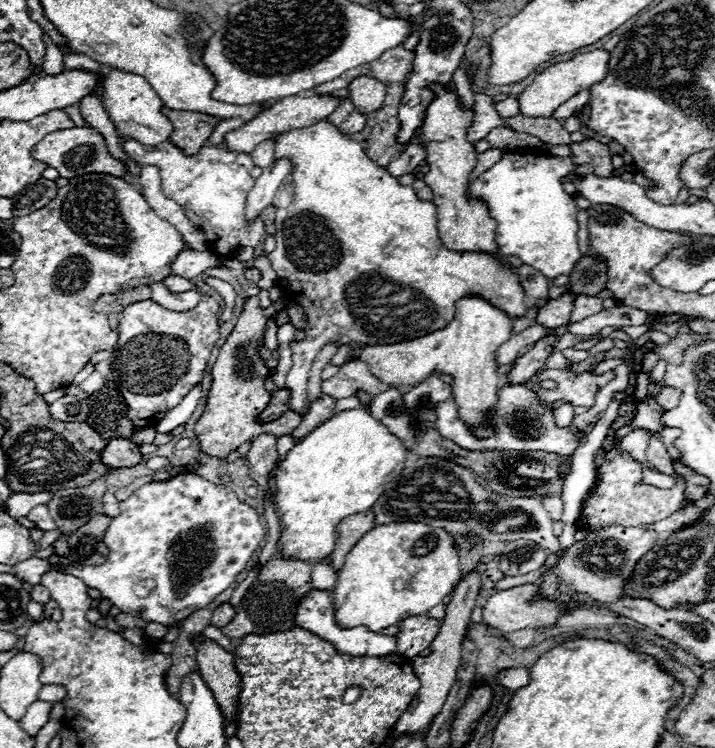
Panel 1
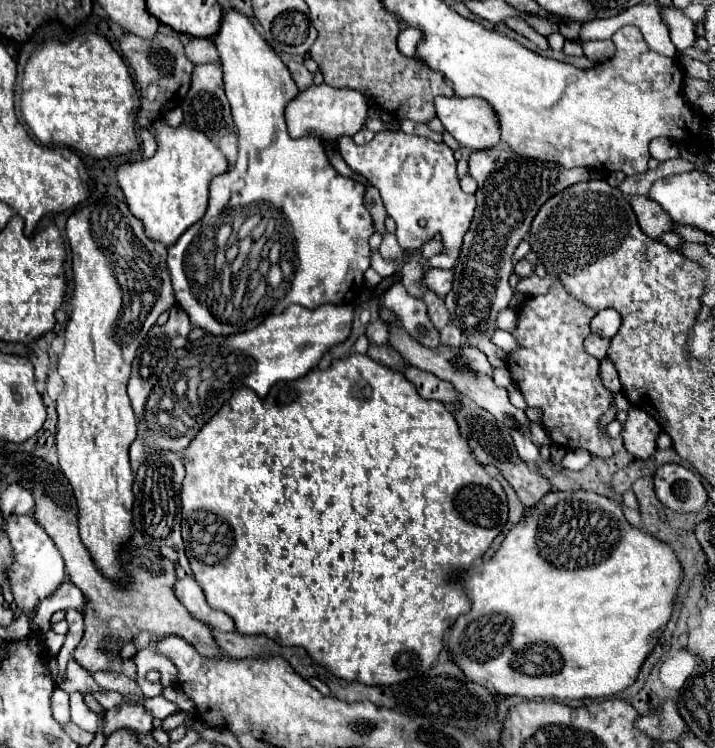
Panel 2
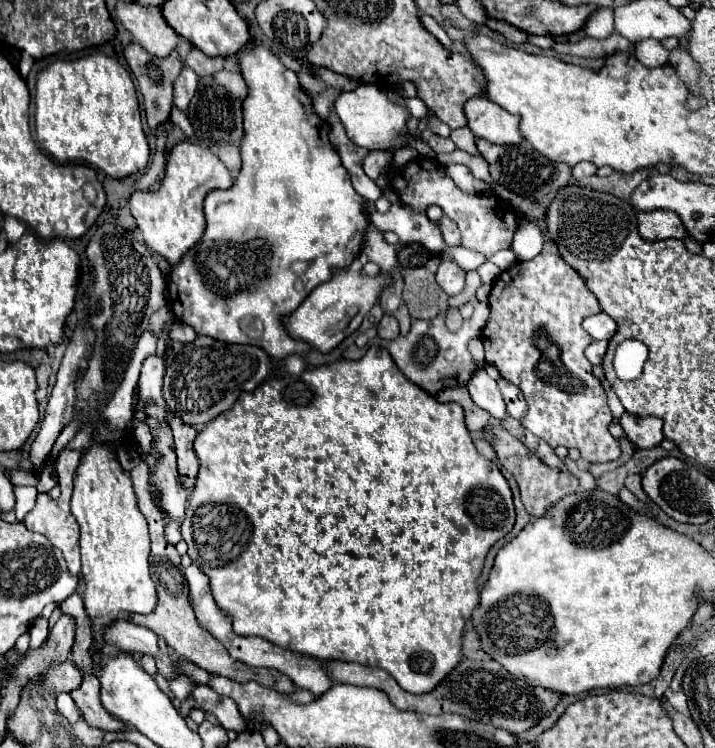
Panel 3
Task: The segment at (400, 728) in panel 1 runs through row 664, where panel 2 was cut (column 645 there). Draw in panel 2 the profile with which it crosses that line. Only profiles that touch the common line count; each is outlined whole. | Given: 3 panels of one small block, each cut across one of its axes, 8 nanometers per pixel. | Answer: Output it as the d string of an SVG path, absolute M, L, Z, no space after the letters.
M640 408L628 410L628 418L622 428L622 440L632 456L642 460L650 458L656 450L656 438L660 432L660 424L650 414L644 414Z

